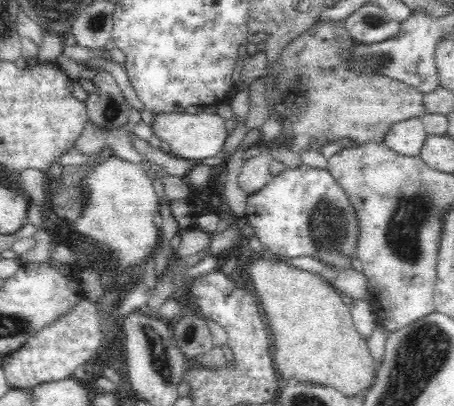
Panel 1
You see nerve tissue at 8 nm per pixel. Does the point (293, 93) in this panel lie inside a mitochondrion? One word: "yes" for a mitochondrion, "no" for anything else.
no

